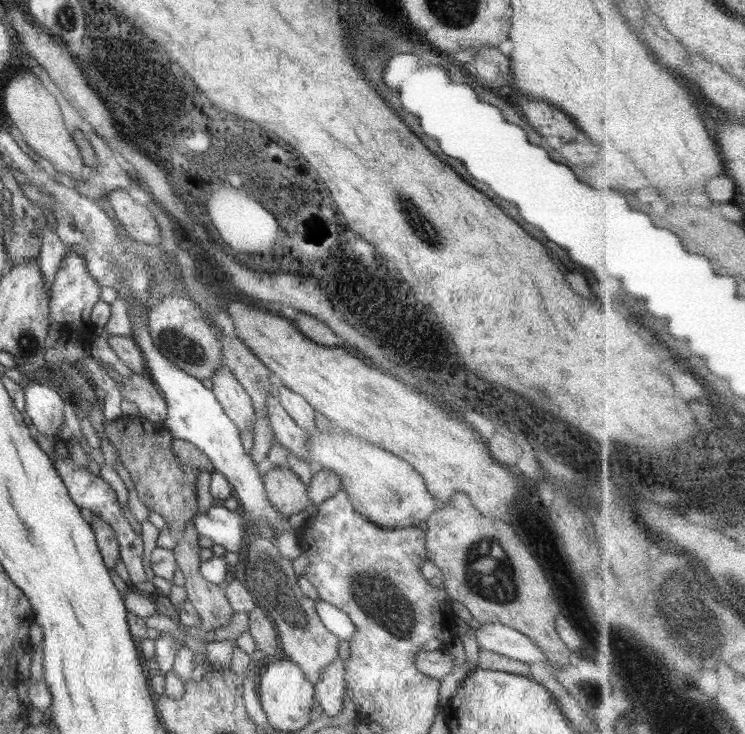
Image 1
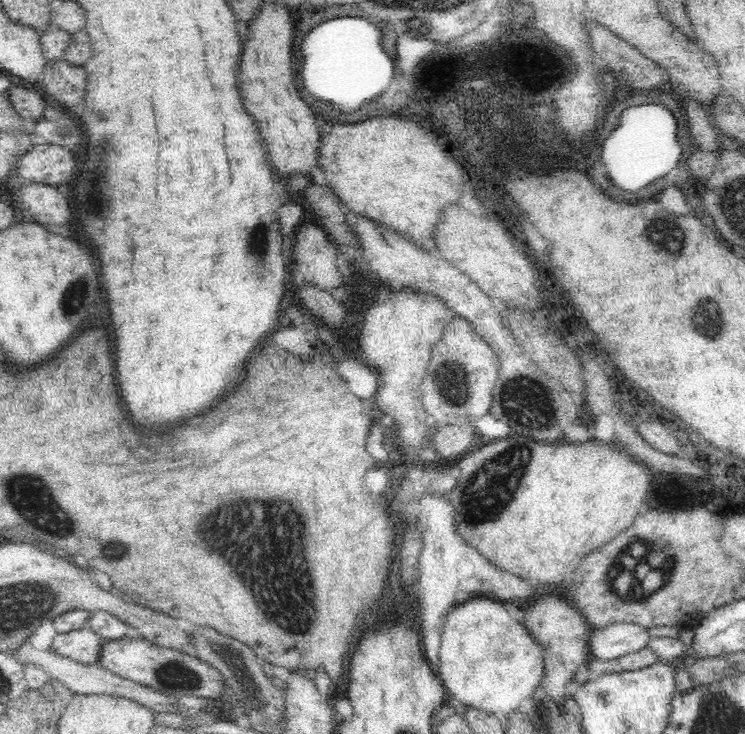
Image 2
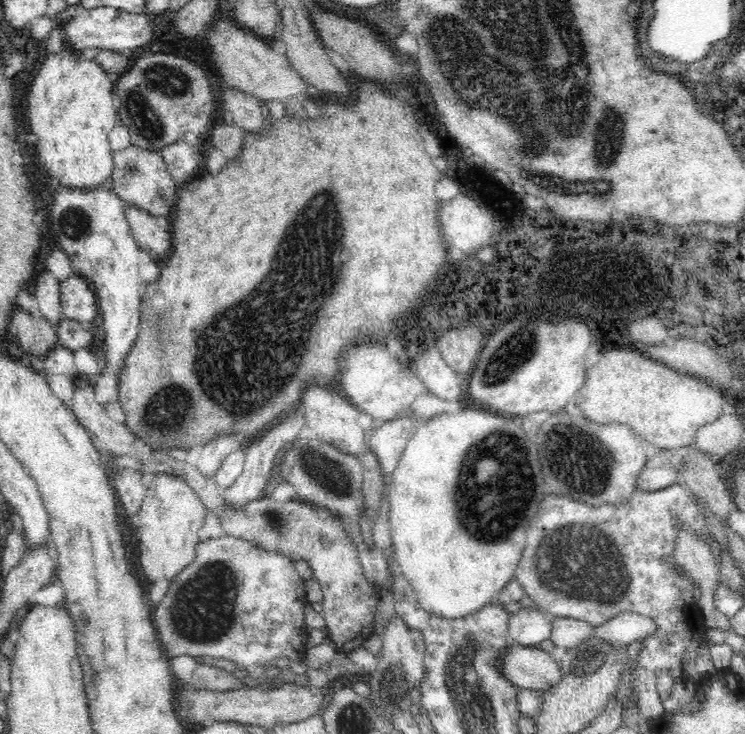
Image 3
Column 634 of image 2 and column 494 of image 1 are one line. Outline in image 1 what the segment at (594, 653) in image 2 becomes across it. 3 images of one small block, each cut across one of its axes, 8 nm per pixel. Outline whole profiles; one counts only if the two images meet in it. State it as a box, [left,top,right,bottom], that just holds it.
[476,624,546,664]

